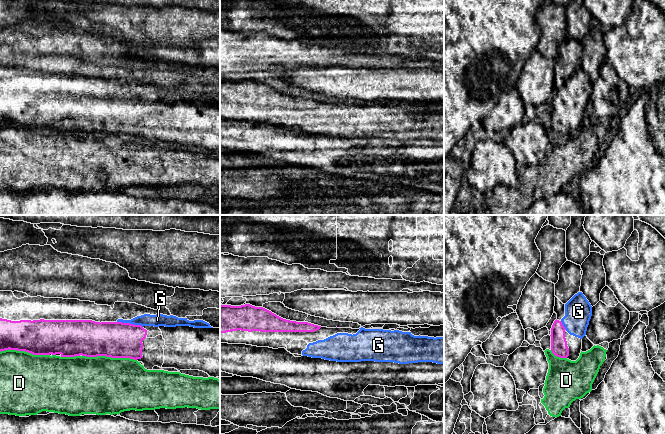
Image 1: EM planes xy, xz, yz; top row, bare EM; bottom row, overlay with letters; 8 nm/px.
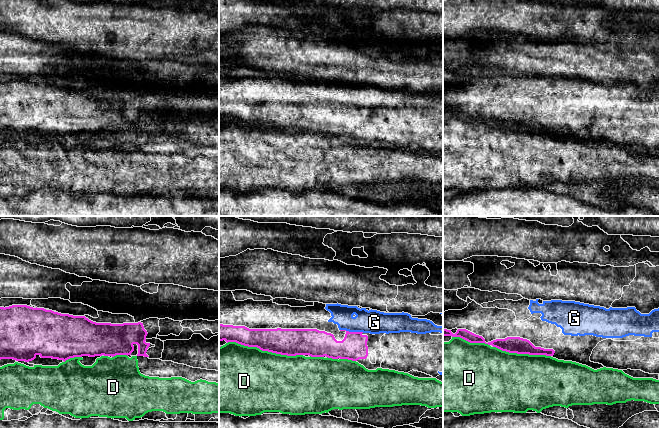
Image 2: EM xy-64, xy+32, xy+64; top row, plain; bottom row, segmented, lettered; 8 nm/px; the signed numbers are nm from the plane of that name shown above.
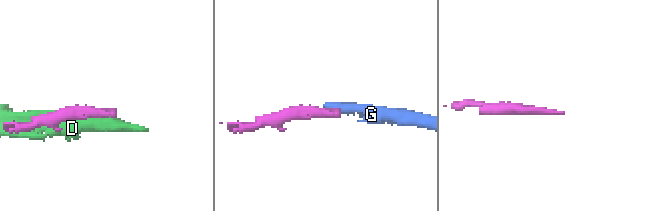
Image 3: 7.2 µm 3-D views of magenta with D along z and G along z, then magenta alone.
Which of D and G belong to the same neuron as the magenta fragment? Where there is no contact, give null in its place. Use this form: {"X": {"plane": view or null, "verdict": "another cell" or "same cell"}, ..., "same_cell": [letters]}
{"D": {"plane": "xy", "verdict": "another cell"}, "G": {"plane": "xy", "verdict": "same cell"}, "same_cell": ["G"]}

